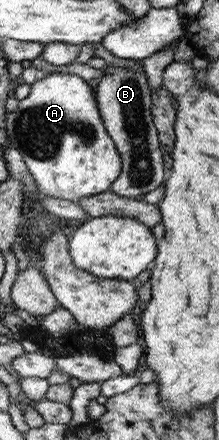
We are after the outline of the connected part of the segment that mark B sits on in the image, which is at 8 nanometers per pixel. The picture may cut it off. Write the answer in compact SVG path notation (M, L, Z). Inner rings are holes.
M109 66L97 80L96 94L100 118L106 123L123 162L122 172L110 190L118 196L142 199L145 194L156 190L164 180L164 150L161 148L159 130L152 122L153 104L150 80L144 71Z

